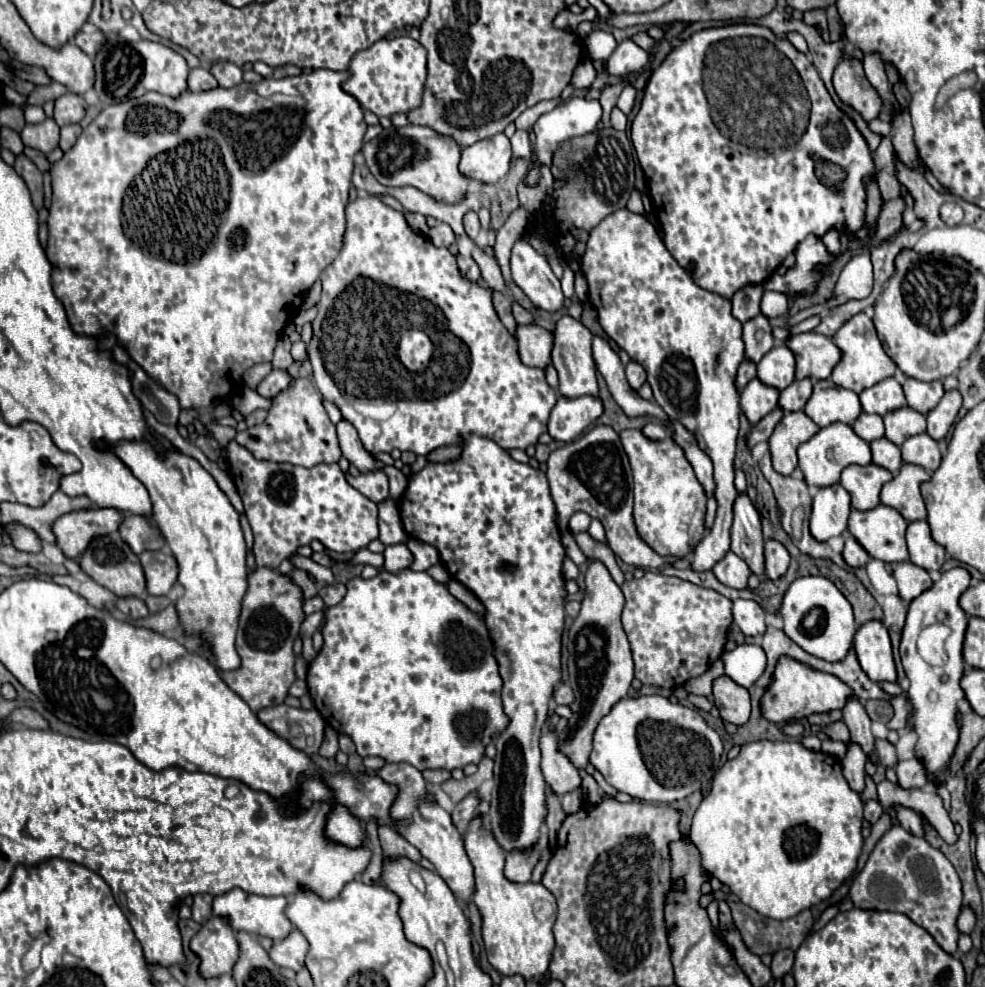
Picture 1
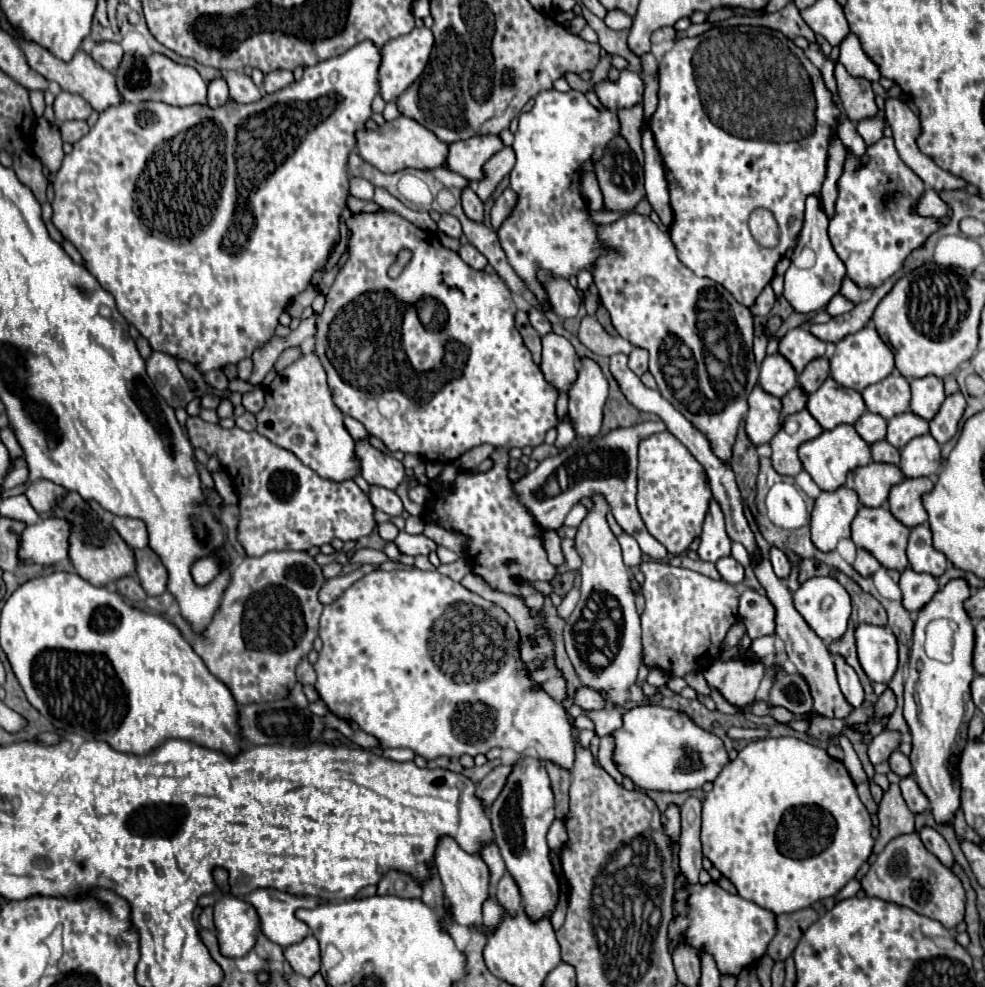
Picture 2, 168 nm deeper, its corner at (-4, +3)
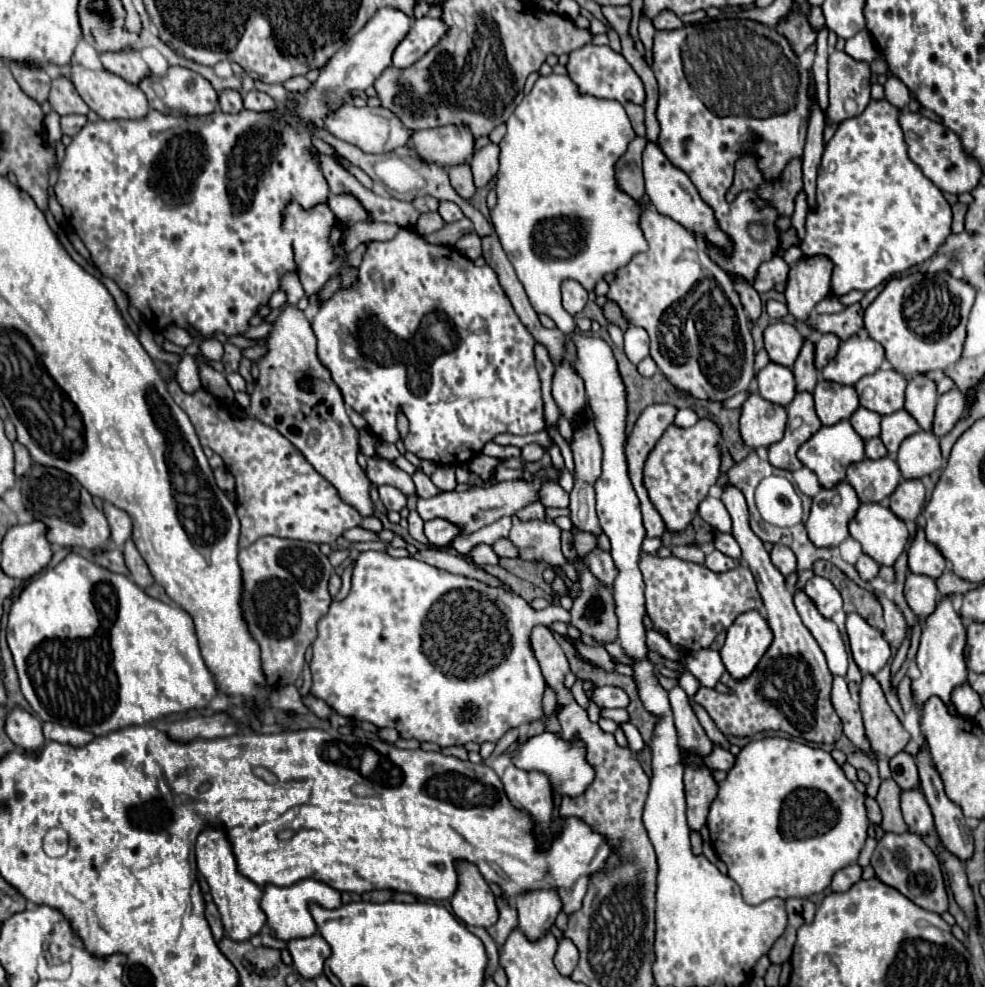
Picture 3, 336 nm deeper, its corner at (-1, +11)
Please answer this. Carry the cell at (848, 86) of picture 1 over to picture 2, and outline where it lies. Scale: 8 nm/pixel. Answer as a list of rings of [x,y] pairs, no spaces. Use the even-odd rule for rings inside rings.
[[[836,62],[834,78],[838,84],[842,108],[852,122],[860,122],[864,118],[874,118],[878,114],[872,84],[868,80],[850,76],[840,62]]]

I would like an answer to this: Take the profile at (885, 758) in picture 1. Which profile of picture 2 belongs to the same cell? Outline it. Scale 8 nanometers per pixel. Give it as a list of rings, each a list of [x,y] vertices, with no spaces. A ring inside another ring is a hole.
[[[896,750],[892,756],[890,756],[890,768],[894,774],[898,774],[900,778],[906,778],[912,774],[912,766],[910,766],[910,760],[908,756],[904,756],[900,750]]]

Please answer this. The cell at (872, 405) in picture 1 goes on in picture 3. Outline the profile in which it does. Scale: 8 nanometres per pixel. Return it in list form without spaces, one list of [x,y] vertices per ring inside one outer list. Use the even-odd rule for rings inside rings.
[[[891,368],[891,370],[877,370],[875,374],[863,376],[855,384],[855,390],[859,394],[863,408],[885,416],[903,408],[905,386],[907,380]]]

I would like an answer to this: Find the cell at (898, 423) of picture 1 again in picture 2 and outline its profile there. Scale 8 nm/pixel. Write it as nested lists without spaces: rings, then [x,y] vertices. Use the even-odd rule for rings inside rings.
[[[904,412],[904,414],[898,414],[896,418],[888,420],[886,440],[892,446],[896,446],[898,450],[902,450],[912,438],[924,436],[924,434],[928,434],[928,422],[920,416],[916,416],[914,412]]]

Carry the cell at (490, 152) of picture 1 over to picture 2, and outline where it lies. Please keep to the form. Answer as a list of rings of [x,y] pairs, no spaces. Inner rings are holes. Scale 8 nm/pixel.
[[[476,136],[464,142],[452,142],[448,144],[446,168],[468,178],[470,182],[478,182],[482,178],[484,162],[502,148],[504,146],[498,136]]]

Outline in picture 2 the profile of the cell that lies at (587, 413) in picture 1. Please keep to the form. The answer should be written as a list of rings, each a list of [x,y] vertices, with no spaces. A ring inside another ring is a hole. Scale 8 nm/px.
[[[566,418],[564,422],[560,422],[560,424],[556,426],[556,430],[558,430],[558,438],[556,438],[556,442],[554,442],[556,448],[564,448],[564,446],[568,446],[568,444],[574,442],[576,434],[574,434],[574,428],[572,428],[572,424],[570,424],[568,418]]]

